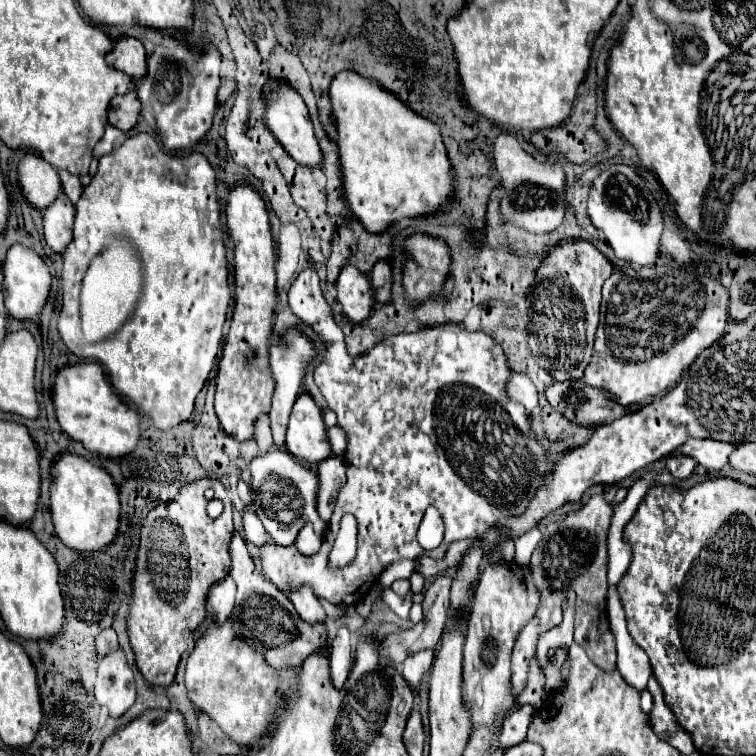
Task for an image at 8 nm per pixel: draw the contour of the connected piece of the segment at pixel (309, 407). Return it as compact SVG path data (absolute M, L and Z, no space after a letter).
M307 392L299 394L287 426L285 448L299 460L309 464L321 462L331 456L331 446L325 434L321 410Z

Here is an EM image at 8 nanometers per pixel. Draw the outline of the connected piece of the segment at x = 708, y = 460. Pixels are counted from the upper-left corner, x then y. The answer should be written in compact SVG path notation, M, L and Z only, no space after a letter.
M687 440L683 446L677 448L675 454L685 454L697 460L697 464L705 466L707 470L719 472L721 468L725 468L729 464L729 456L731 452L735 452L737 446L733 446L731 442L721 442L721 440Z

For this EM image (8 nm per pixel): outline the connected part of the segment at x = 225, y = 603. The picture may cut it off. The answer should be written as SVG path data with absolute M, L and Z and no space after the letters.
M227 576L223 580L219 580L211 590L209 590L209 600L207 600L207 618L209 622L223 622L229 618L233 604L235 604L235 582Z

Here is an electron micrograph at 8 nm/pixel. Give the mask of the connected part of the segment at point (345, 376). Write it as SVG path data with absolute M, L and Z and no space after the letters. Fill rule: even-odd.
M305 268L293 280L289 288L289 306L295 316L309 324L327 342L327 352L323 352L319 364L315 366L315 384L325 396L329 408L337 414L337 426L347 434L347 450L343 456L347 464L347 482L337 498L319 554L307 558L295 546L257 546L265 580L273 582L279 590L299 590L301 586L311 586L315 596L325 598L335 606L357 604L367 596L385 566L391 566L397 560L415 560L423 554L433 560L441 560L451 542L481 538L489 528L499 526L499 522L507 516L521 514L527 508L549 466L543 448L531 438L525 408L511 402L505 394L509 366L501 346L493 338L483 332L469 332L461 324L447 322L439 326L425 326L411 334L389 336L375 344L369 352L351 358L345 348L343 332L335 324L331 308L321 294L315 270ZM429 504L439 510L445 524L445 538L439 550L431 552L423 550L415 538L423 512ZM343 514L353 514L359 524L357 560L349 568L329 570L327 556Z

